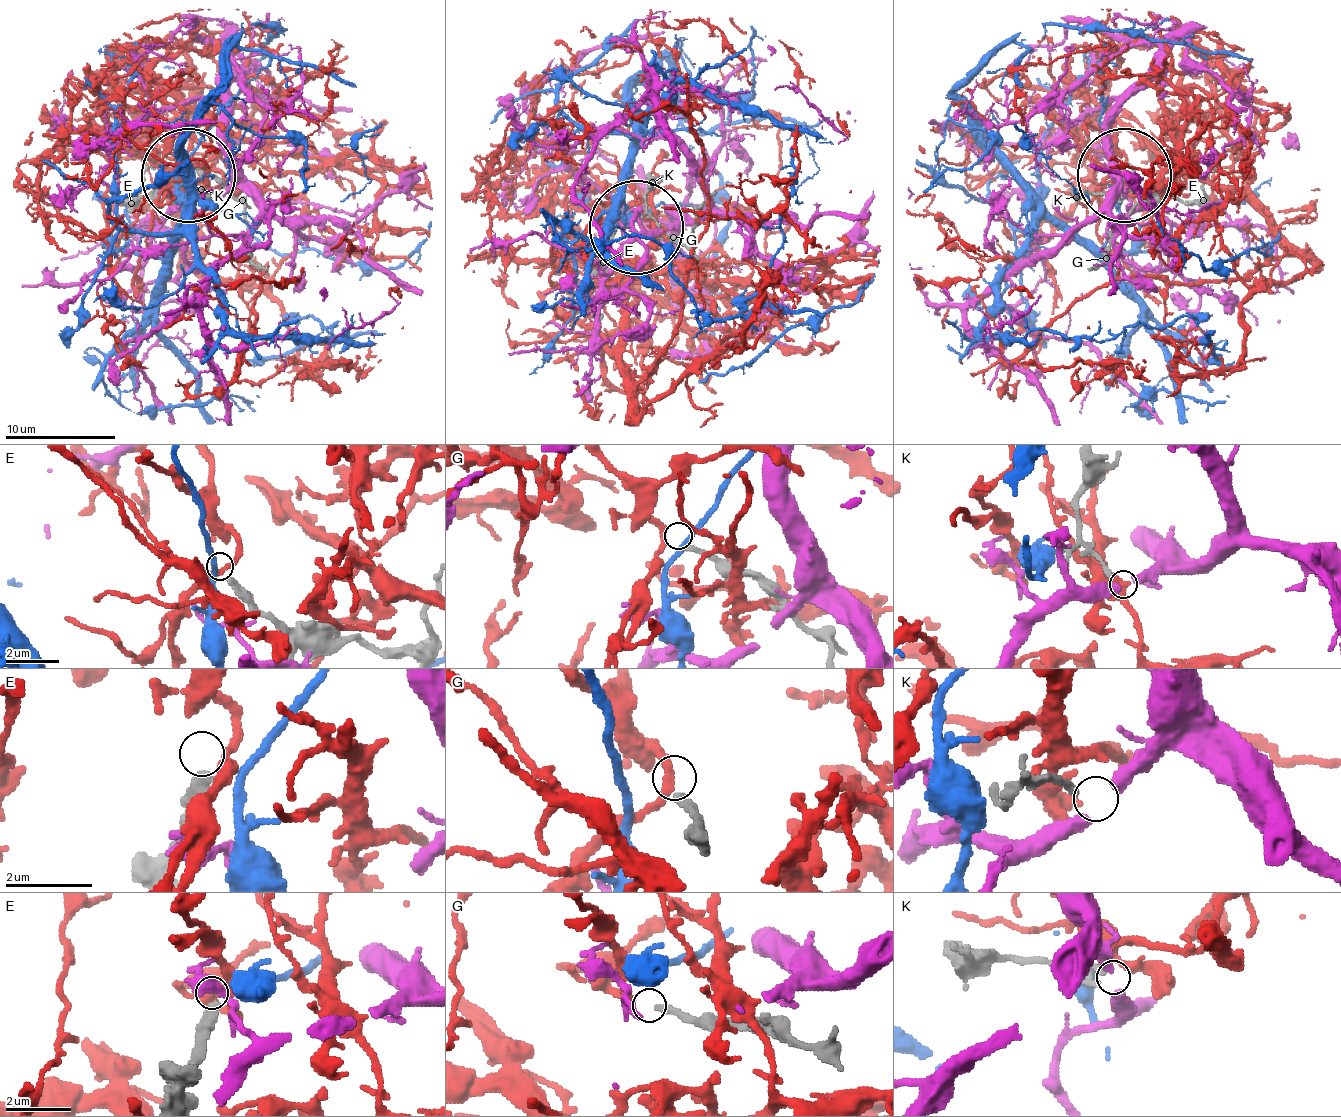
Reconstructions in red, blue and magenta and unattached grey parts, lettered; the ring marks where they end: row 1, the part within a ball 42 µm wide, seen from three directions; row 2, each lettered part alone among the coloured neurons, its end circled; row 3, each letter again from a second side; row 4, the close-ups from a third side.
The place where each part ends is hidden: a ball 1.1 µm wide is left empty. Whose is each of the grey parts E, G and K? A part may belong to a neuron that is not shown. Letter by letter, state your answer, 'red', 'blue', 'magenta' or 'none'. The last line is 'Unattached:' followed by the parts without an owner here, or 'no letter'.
E: none
G: red
K: none
Unattached: E, K

